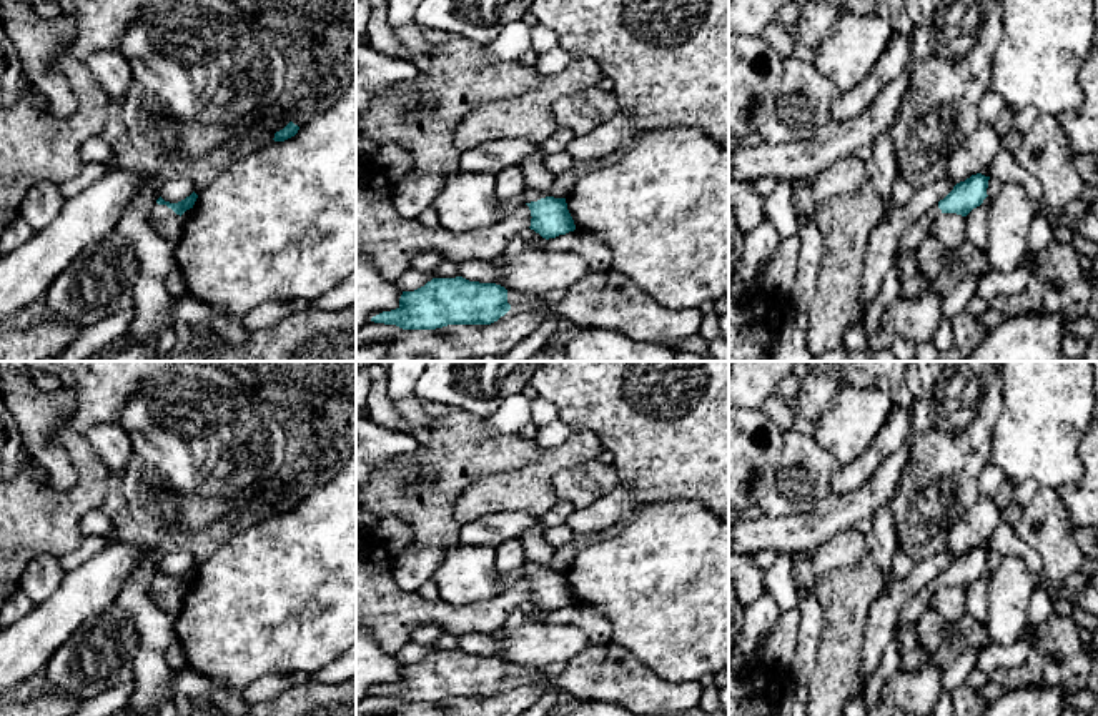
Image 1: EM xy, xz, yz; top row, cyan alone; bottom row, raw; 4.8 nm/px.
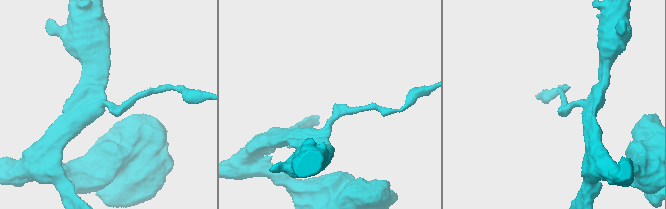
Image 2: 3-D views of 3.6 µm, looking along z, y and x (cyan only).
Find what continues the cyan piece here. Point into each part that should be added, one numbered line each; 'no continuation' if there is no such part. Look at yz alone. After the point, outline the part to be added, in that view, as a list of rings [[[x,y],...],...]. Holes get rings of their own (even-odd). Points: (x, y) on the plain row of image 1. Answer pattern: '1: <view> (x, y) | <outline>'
1: yz (914, 608) | [[[938,578],[932,579],[917,596],[910,598],[900,614],[897,623],[902,628],[907,628],[910,624],[915,624],[918,621],[918,618],[928,609],[932,608],[932,599],[935,596],[935,593],[942,588],[942,583],[938,581]]]

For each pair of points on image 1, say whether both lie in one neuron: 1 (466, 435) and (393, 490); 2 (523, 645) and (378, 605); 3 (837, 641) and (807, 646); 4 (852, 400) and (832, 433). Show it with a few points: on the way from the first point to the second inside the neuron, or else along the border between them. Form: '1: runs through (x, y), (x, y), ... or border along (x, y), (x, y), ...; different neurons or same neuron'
1: runs through (446, 455), (441, 460), (418, 460), (410, 470); same neuron
2: border along (516, 608), (493, 635); different neurons
3: border along (821, 606), (822, 636), (816, 670), (807, 683); different neurons
4: runs through (852, 408), (852, 413), (840, 425); same neuron

